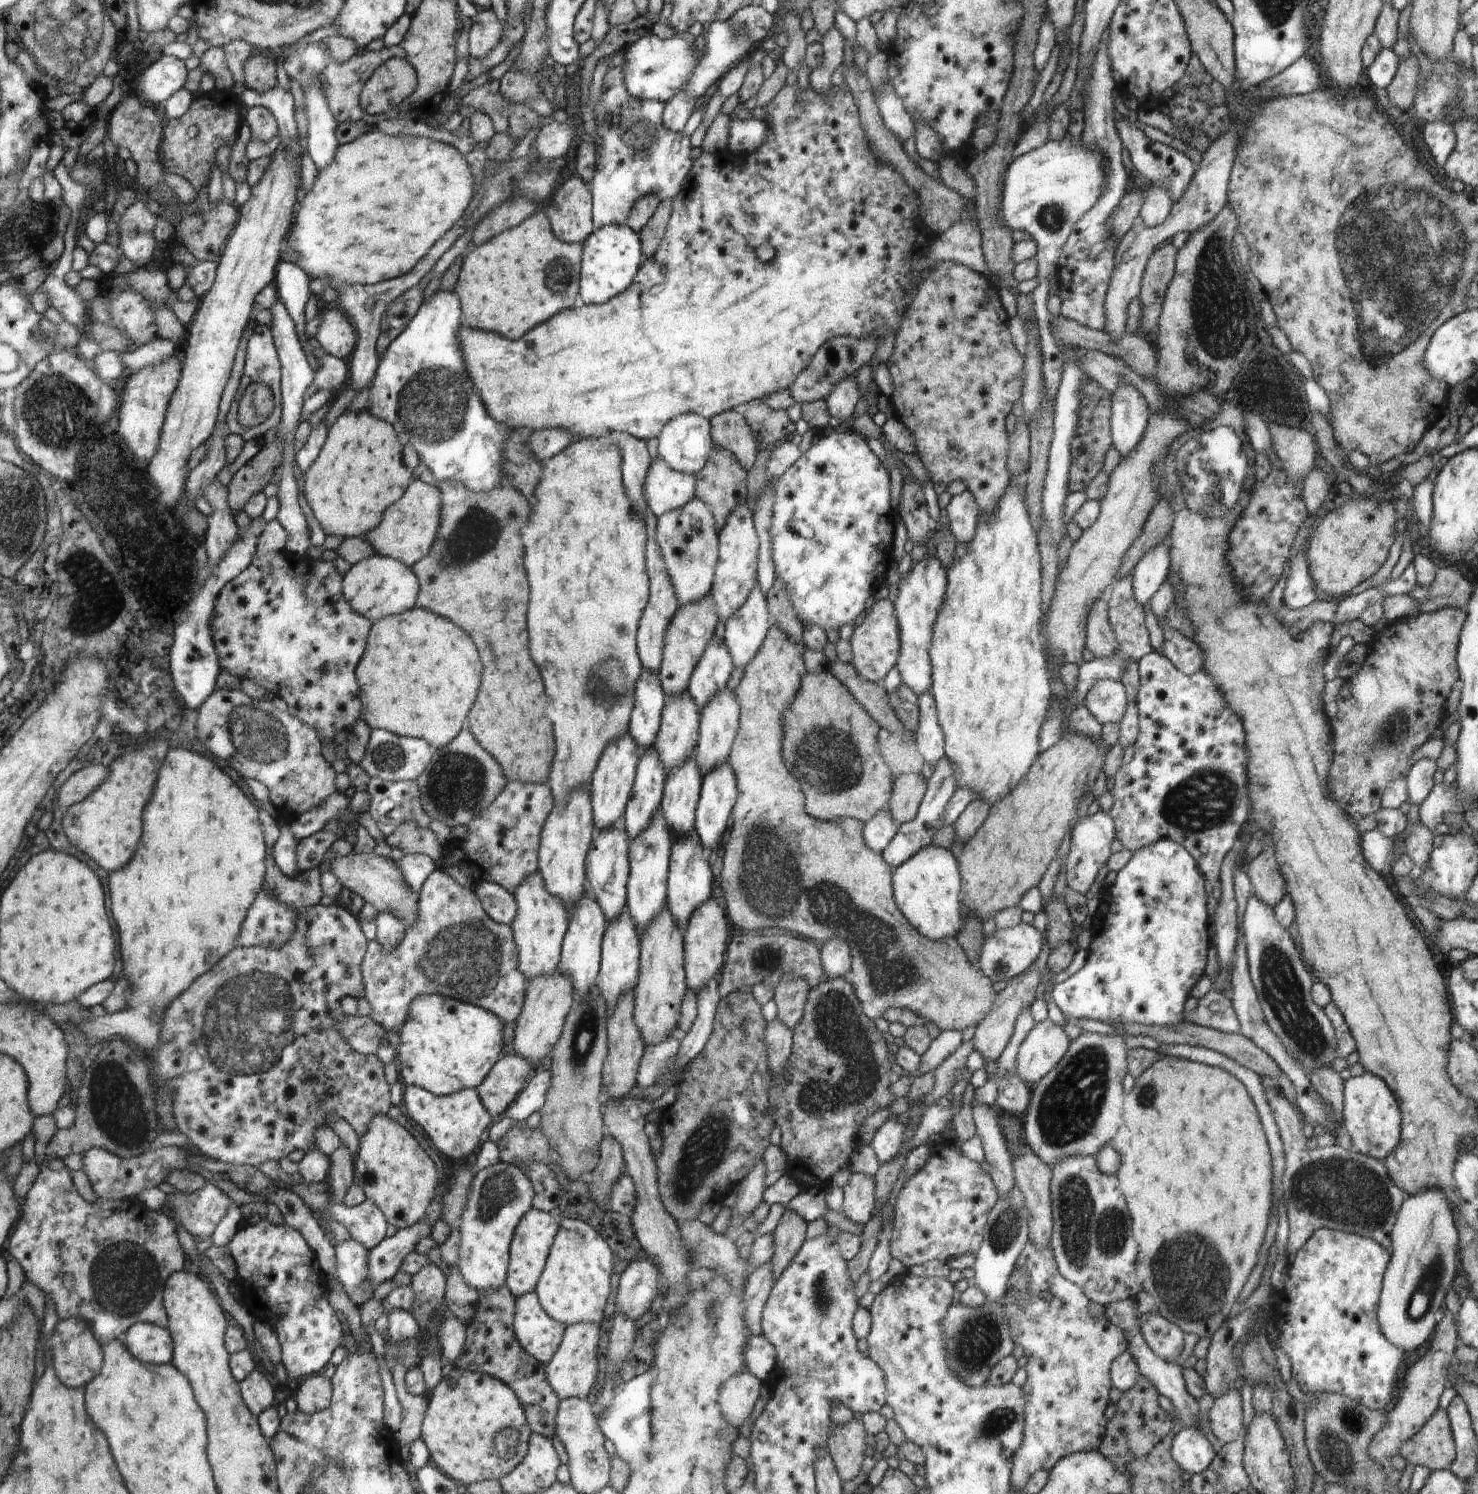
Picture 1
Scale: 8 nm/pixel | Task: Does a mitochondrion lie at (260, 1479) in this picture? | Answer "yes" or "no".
no

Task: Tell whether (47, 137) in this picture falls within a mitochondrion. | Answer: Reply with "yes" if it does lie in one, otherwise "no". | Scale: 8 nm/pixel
no

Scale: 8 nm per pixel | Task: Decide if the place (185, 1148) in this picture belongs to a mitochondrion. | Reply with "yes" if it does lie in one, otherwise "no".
no

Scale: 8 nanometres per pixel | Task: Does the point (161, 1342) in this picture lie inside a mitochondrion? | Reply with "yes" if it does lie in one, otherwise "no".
no

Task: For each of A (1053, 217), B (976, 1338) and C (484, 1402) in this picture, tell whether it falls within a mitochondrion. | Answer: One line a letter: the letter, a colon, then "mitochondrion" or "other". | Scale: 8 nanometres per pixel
A: mitochondrion
B: mitochondrion
C: other

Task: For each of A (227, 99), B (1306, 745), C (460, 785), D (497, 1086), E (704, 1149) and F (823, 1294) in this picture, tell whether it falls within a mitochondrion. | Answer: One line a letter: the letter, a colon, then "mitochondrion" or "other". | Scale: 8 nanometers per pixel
A: other
B: other
C: mitochondrion
D: other
E: mitochondrion
F: mitochondrion

